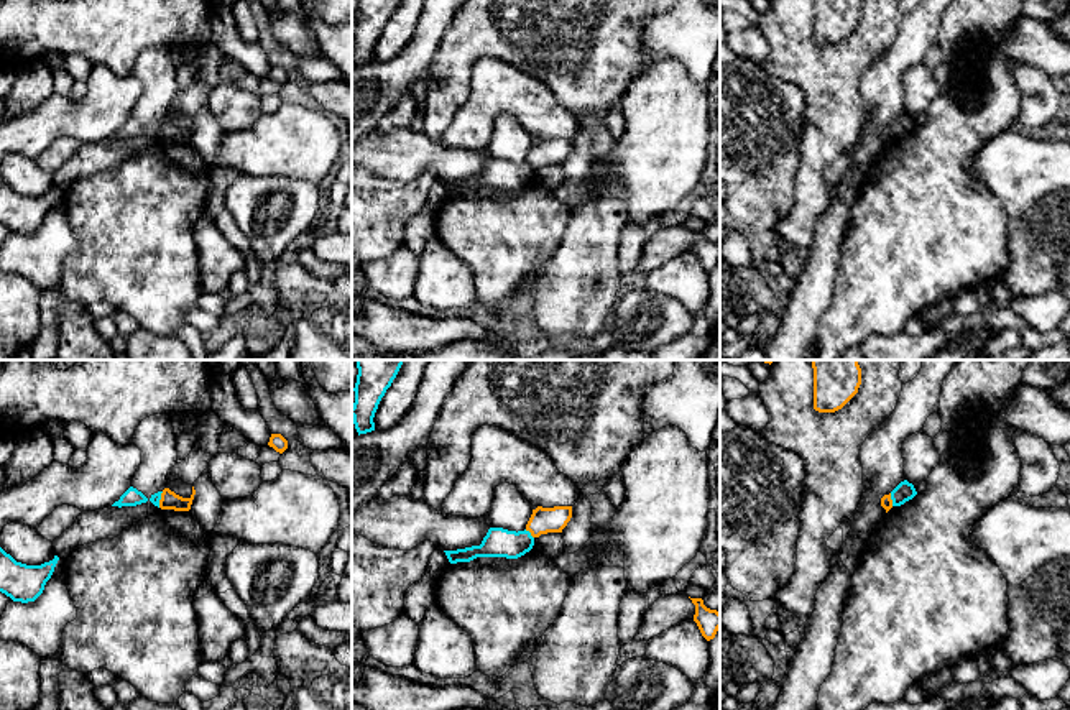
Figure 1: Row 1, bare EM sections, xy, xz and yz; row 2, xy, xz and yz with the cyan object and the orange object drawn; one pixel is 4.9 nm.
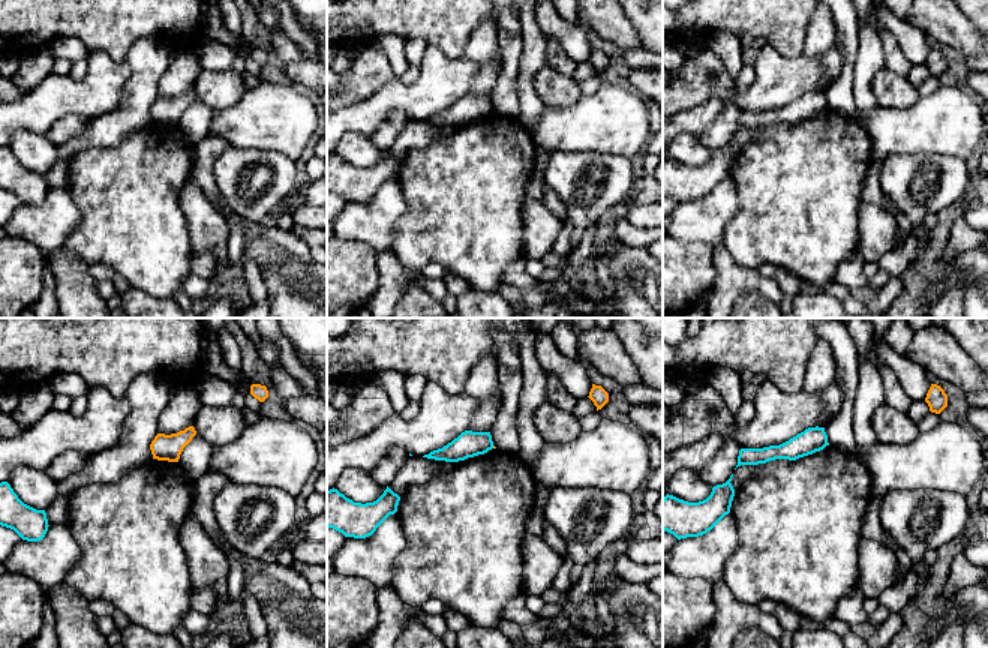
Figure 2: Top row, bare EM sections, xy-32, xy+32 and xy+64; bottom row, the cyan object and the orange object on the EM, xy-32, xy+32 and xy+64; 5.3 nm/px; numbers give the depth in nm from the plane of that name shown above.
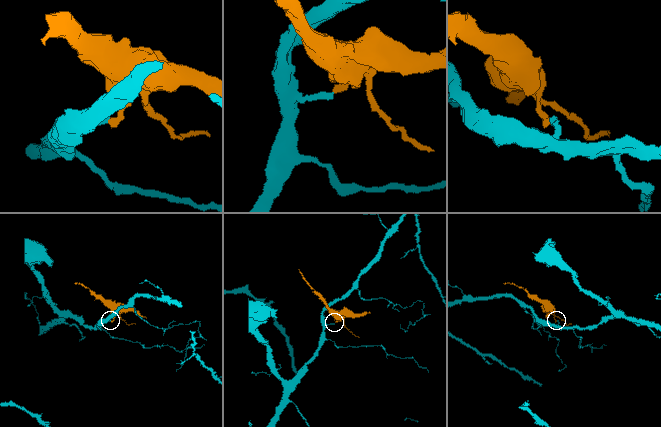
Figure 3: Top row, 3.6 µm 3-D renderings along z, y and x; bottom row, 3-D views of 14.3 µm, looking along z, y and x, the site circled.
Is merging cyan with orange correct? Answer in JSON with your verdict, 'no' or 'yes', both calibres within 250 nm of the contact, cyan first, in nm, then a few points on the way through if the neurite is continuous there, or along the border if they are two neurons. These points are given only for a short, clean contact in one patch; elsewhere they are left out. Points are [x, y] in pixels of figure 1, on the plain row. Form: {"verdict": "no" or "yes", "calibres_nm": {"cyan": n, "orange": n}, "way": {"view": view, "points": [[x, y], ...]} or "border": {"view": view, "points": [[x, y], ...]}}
{"verdict": "no", "calibres_nm": {"cyan": 140, "orange": 130}, "border": {"view": "xz", "points": [[525, 161], [533, 170]]}}

